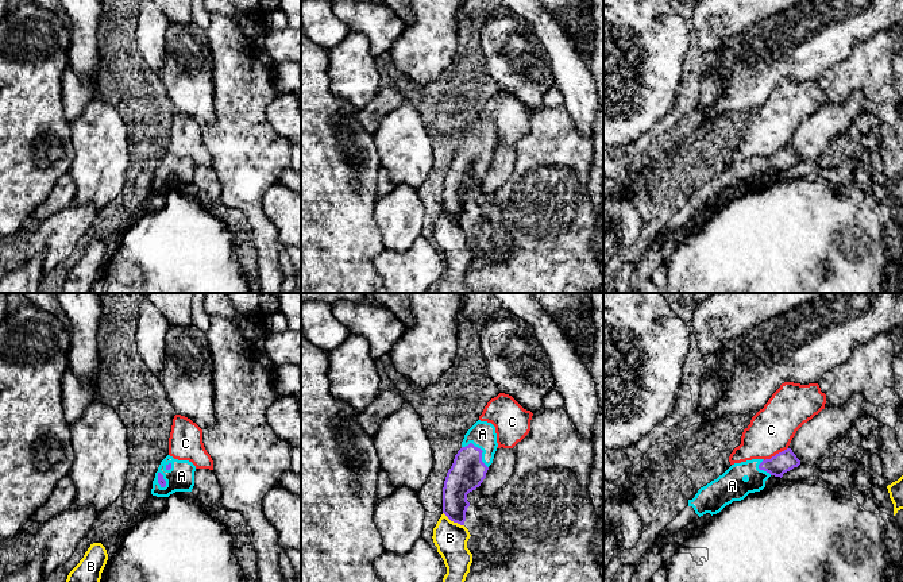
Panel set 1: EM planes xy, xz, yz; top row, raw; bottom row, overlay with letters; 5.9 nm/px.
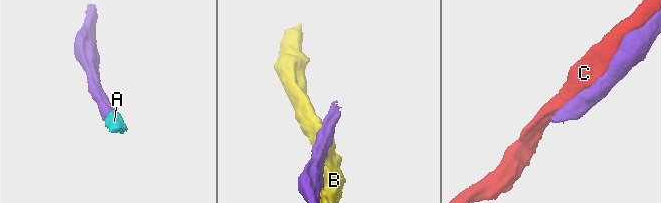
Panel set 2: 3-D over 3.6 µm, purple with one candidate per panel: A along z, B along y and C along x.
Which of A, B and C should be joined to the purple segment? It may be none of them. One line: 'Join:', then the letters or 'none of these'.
Join: A

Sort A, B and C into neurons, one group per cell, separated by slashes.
A / B / C

